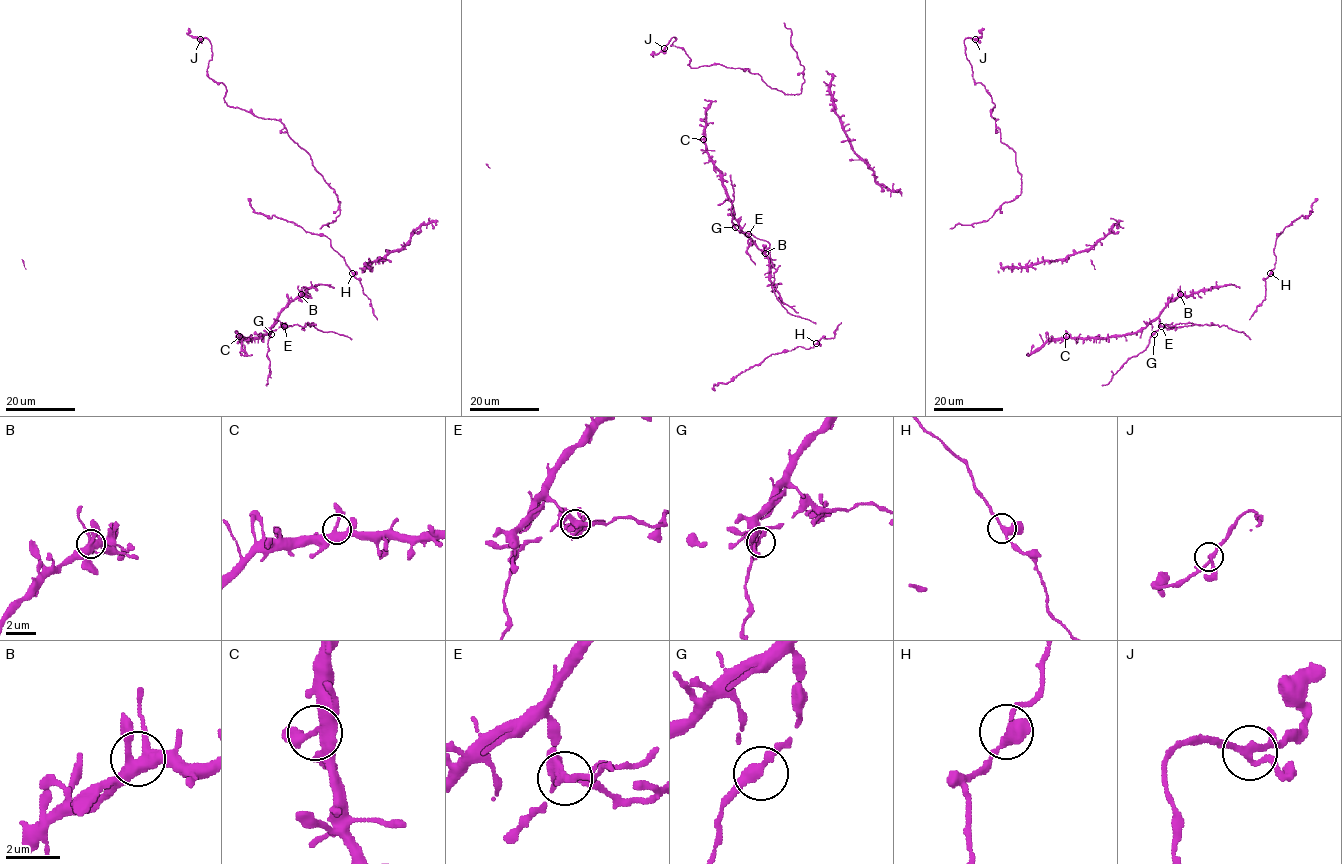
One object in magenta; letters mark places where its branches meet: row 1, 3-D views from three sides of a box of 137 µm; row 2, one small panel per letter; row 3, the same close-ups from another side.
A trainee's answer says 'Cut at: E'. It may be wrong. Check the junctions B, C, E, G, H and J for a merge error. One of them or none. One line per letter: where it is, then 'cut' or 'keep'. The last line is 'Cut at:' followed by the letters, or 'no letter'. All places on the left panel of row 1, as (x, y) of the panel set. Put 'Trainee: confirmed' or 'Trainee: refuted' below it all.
B: place (301, 294); keep
C: place (239, 336); keep
E: place (284, 326); cut
G: place (271, 334); keep
H: place (352, 273); keep
J: place (200, 39); keep
Cut at: E
Trainee: confirmed

